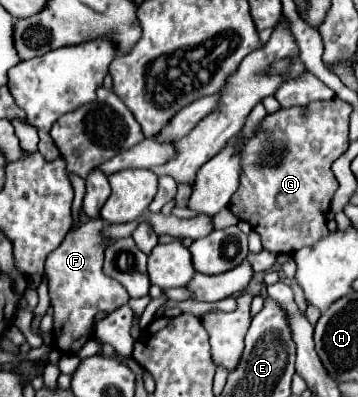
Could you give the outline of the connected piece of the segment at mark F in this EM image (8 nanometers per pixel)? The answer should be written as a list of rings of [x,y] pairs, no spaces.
[[[89,220],[77,228],[73,228],[61,246],[53,250],[47,260],[45,260],[45,274],[49,278],[49,296],[51,296],[51,306],[53,306],[53,316],[55,316],[55,348],[61,350],[63,354],[75,354],[93,334],[93,316],[99,310],[113,312],[119,306],[127,304],[129,294],[123,290],[119,282],[113,278],[107,278],[103,274],[103,250],[111,242],[103,242],[99,246],[99,230],[103,228],[103,222]]]

